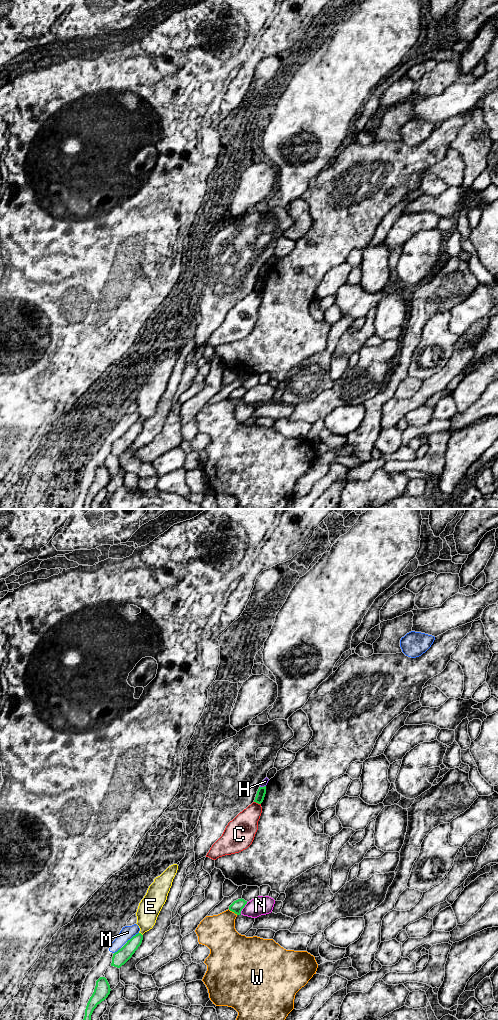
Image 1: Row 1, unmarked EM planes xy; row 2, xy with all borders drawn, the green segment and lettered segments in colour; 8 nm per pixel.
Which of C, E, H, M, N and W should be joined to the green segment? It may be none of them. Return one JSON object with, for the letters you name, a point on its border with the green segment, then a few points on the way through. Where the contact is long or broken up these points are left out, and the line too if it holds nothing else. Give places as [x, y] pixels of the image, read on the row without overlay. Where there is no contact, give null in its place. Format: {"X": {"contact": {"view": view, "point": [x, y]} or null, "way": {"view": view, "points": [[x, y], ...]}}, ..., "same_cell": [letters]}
{"same_cell": []}

